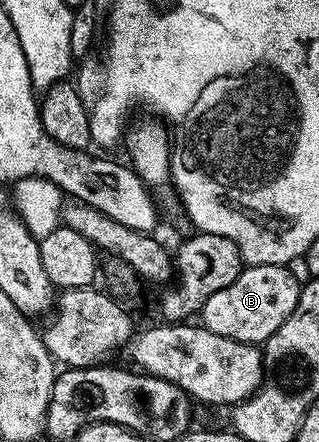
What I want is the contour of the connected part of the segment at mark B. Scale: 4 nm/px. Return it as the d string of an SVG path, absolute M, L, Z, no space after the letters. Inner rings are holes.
M249 265L219 293L207 297L200 309L199 323L219 337L231 337L231 341L243 341L254 345L264 345L267 340L291 317L295 305L301 296L302 284L285 265Z

